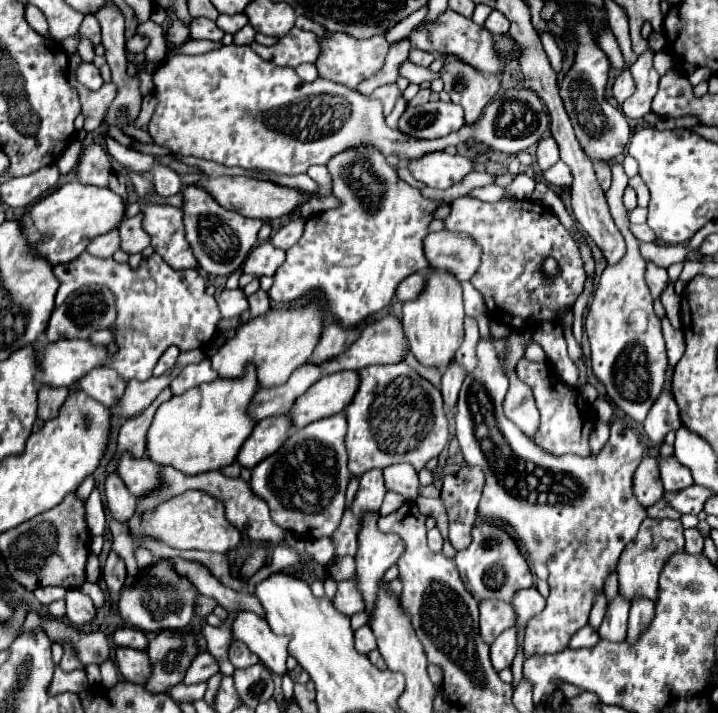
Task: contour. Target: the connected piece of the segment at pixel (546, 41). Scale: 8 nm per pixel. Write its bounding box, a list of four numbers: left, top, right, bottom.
[537,30,561,70]

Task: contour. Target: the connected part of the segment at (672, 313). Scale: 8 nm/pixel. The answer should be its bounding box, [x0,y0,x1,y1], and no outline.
[661,280,681,328]

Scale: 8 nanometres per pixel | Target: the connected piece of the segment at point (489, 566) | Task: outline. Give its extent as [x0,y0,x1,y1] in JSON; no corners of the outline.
[454,522,535,602]

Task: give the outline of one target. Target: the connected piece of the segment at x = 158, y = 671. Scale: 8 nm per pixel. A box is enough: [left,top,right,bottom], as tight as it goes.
[145,632,197,694]

